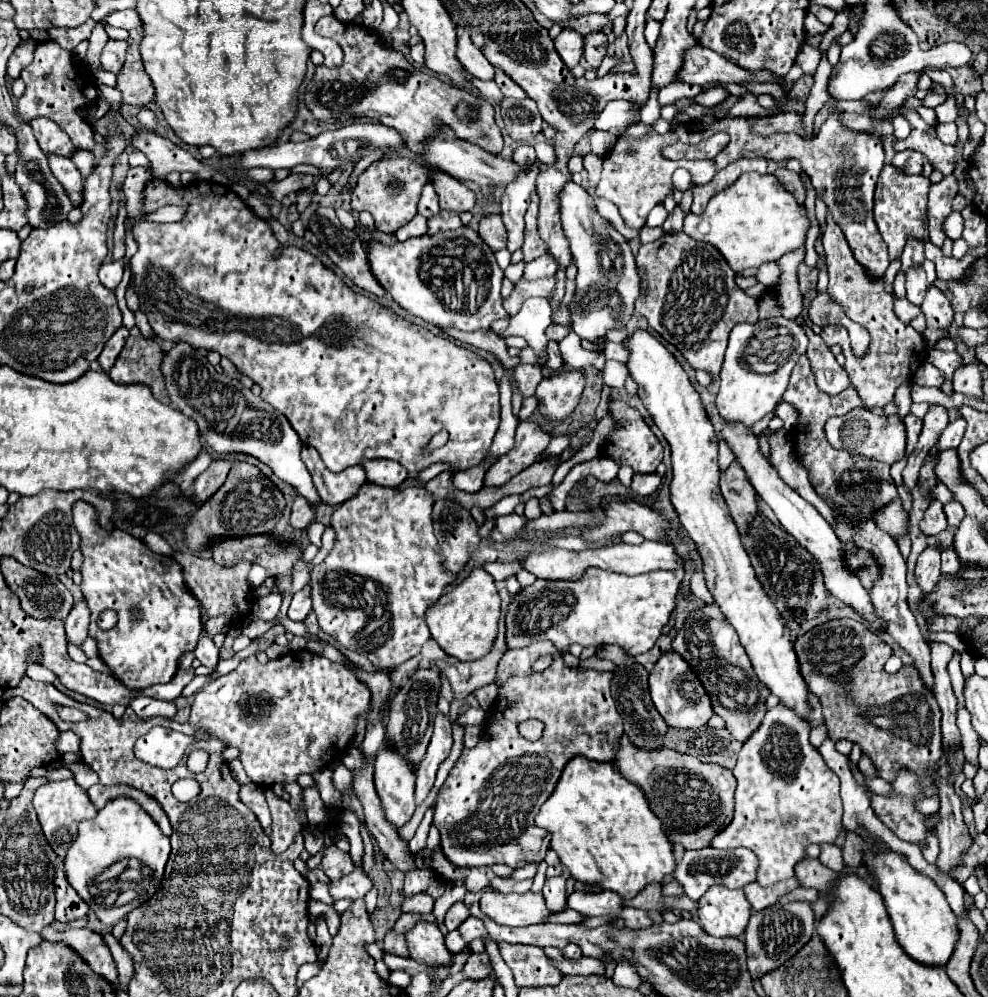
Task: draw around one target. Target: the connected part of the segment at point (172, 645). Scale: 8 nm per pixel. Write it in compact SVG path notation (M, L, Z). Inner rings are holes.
M84 500L74 502L72 514L84 556L80 588L92 612L90 636L98 640L100 658L132 690L168 682L178 670L178 658L196 648L202 632L200 602L186 586L182 566L172 556L150 552L132 534L122 530L106 532L98 524L96 508ZM106 608L118 614L118 624L110 630L100 630L96 620Z

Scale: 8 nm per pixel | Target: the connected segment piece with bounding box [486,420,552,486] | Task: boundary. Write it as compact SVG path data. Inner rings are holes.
M530 420L520 422L516 430L516 446L490 466L490 470L486 472L486 486L502 486L512 476L528 468L536 460L536 456L546 450L550 440L552 434L542 426L536 426Z

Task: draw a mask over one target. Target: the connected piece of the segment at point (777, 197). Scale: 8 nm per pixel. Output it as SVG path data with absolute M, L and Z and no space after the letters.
M742 174L732 186L714 194L702 214L684 218L684 232L702 242L714 244L728 260L734 272L778 260L786 252L794 252L806 242L810 218L804 204L798 204L774 174Z

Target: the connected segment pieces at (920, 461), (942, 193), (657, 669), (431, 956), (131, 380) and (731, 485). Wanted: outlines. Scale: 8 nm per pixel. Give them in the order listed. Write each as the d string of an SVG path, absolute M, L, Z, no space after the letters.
M930 404L926 416L922 418L922 422L924 422L924 426L922 426L922 432L920 432L920 438L918 438L918 444L916 444L916 450L910 454L908 464L906 464L904 472L902 472L904 484L910 490L914 488L914 484L918 480L918 472L924 466L924 462L926 462L926 458L930 454L930 448L936 446L942 430L948 426L948 412L940 404Z
M954 176L930 186L928 194L928 232L932 244L942 244L946 238L944 220L952 214L952 200L958 194L958 184Z
M674 650L664 652L660 656L660 660L654 664L654 668L650 672L650 680L648 680L650 696L652 696L656 710L662 714L662 718L666 720L668 726L700 728L700 726L708 724L708 720L714 716L712 700L710 700L708 692L704 690L702 682L698 682L698 680L700 680L698 674L694 674L690 664Z
M420 920L404 936L406 936L406 944L408 944L408 950L410 950L410 956L414 960L422 960L422 962L426 962L430 966L436 966L432 970L430 978L444 980L448 976L450 952L444 946L442 932L434 924L430 924L426 920Z
M130 336L108 376L118 384L146 384L150 386L156 400L170 404L160 372L162 354L164 352L152 338Z
M732 462L728 470L720 472L720 492L728 504L728 510L734 518L734 522L750 522L750 514L758 510L756 506L756 490L750 486L744 470L738 466L738 462Z

